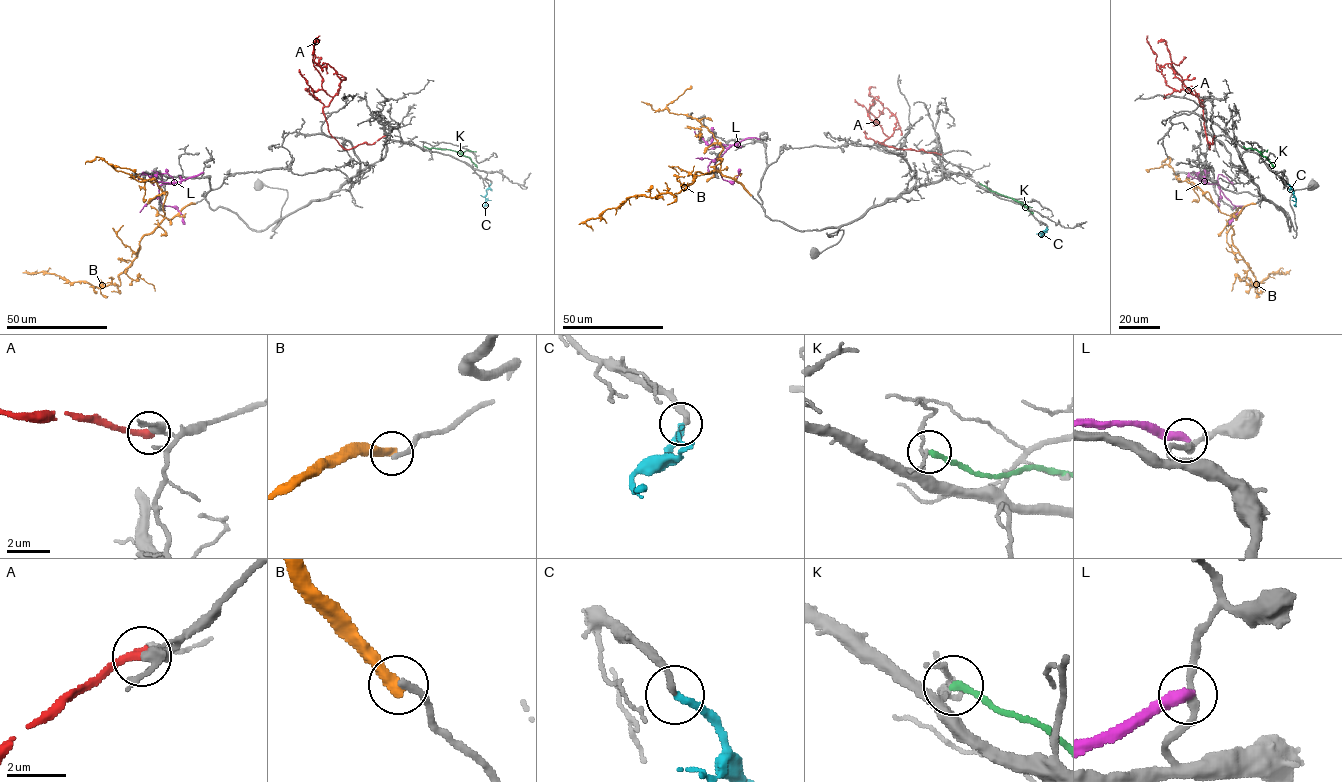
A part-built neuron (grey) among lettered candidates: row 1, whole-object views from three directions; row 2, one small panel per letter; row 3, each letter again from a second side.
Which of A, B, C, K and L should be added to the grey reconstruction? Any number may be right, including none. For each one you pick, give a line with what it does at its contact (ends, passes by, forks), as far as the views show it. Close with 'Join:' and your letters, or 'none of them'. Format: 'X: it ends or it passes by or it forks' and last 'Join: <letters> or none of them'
C: it ends
Join: C

